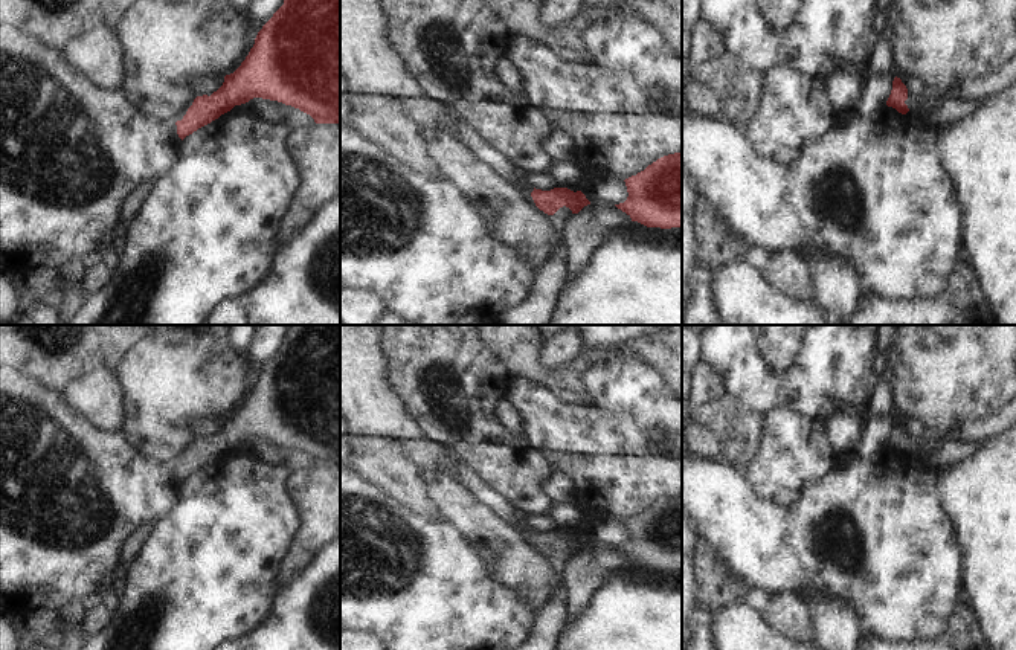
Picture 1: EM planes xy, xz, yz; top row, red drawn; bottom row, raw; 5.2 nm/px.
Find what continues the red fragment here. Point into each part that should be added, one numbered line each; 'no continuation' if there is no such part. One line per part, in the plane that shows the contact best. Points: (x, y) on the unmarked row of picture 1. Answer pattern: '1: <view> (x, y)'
1: xz (562, 556)

